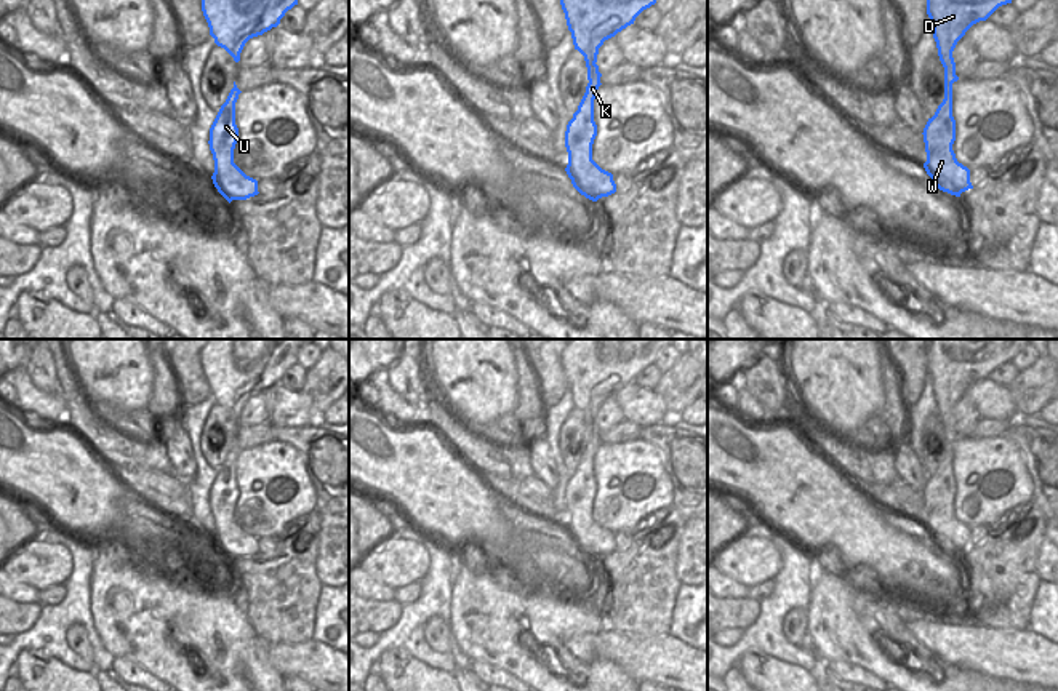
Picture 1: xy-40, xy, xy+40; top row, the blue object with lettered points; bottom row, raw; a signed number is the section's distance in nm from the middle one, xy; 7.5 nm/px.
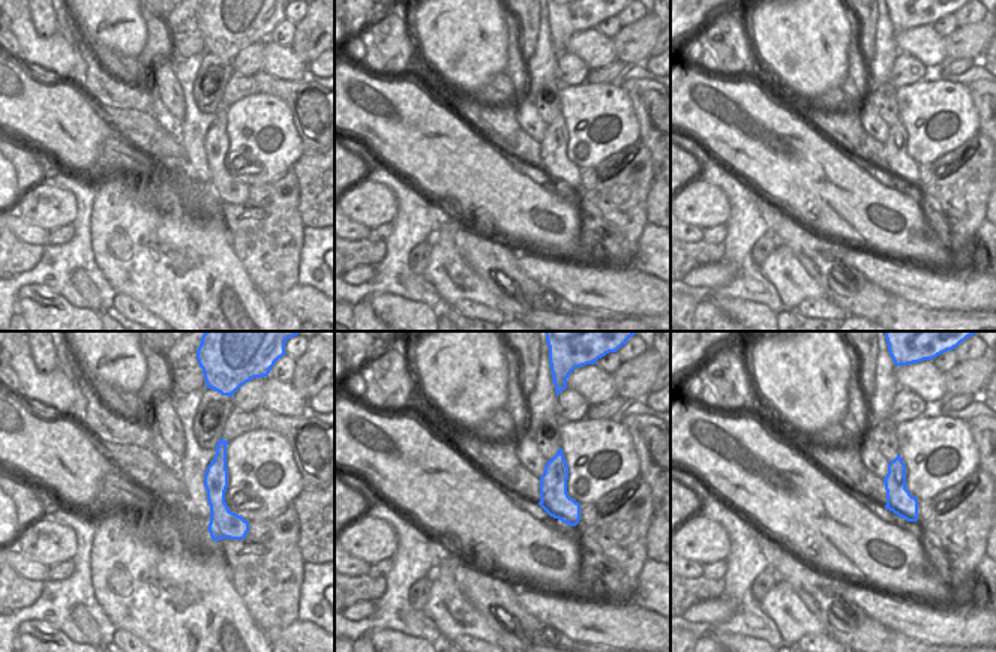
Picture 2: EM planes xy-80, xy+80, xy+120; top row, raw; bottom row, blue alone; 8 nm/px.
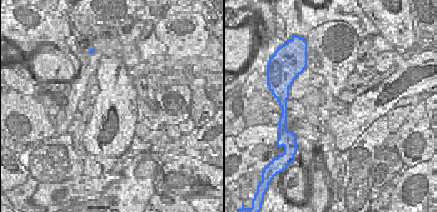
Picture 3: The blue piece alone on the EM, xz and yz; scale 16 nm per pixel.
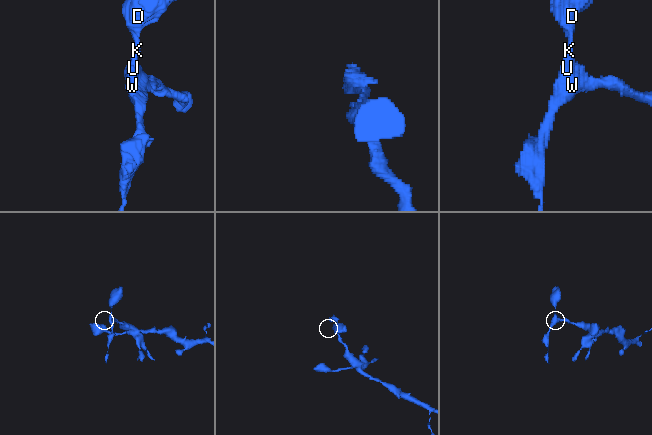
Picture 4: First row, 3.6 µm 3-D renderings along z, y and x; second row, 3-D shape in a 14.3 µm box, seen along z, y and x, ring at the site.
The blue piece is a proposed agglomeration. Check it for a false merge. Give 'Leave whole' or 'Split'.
Leave whole.

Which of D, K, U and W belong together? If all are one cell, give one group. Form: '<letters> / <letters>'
D K U W

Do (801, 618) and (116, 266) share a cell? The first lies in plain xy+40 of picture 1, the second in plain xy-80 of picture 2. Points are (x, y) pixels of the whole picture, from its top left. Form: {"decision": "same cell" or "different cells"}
{"decision": "different cells"}

